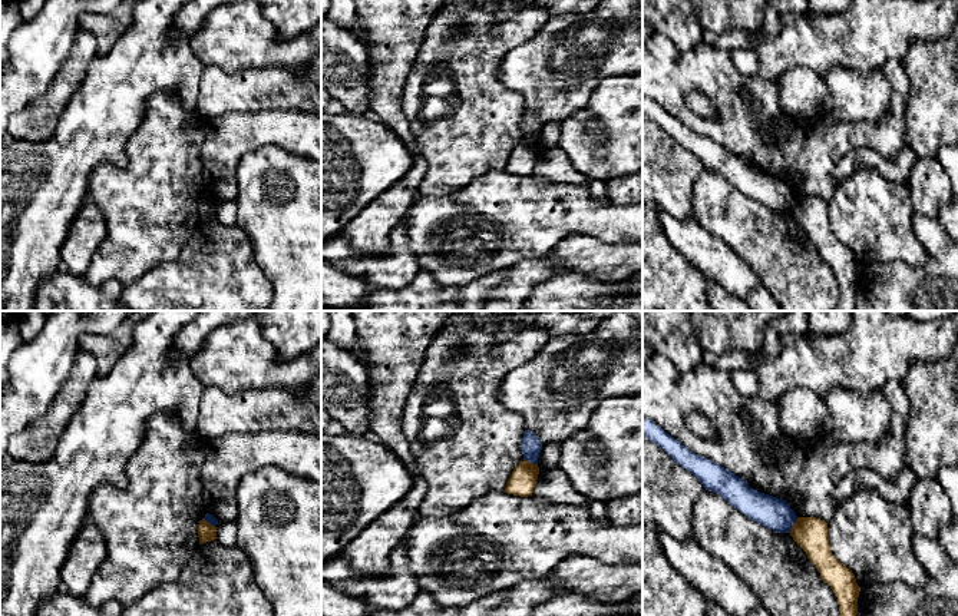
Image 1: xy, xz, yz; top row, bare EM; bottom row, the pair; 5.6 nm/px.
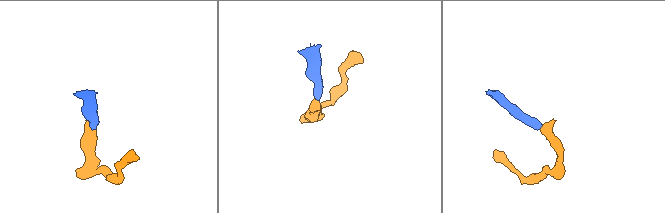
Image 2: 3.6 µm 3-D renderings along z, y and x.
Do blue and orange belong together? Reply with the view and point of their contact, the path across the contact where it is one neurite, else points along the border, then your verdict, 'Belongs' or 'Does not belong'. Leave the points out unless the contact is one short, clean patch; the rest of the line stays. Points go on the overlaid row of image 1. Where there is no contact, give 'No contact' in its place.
Touches blue at yz (793, 523). Boundary: yz (798, 517), (788, 532). Does not belong

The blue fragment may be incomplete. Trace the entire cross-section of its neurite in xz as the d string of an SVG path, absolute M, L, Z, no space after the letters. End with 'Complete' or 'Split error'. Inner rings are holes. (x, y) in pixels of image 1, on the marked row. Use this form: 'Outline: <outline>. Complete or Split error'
Outline: M525 430L525 434L521 443L521 450L526 461L538 464L538 457L542 450L542 443L532 431Z. Complete

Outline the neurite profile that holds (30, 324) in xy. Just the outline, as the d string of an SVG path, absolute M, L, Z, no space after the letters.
M26 311L19 318L19 332L23 342L30 342L42 331L46 315L46 311Z

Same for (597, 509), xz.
M591 500L589 501L589 514L591 517L599 523L599 524L610 524L608 516L607 516L607 503Z

